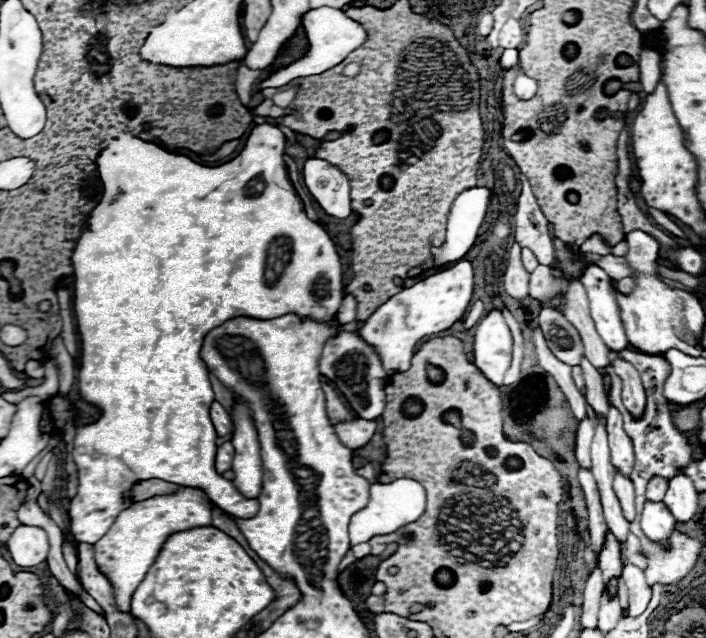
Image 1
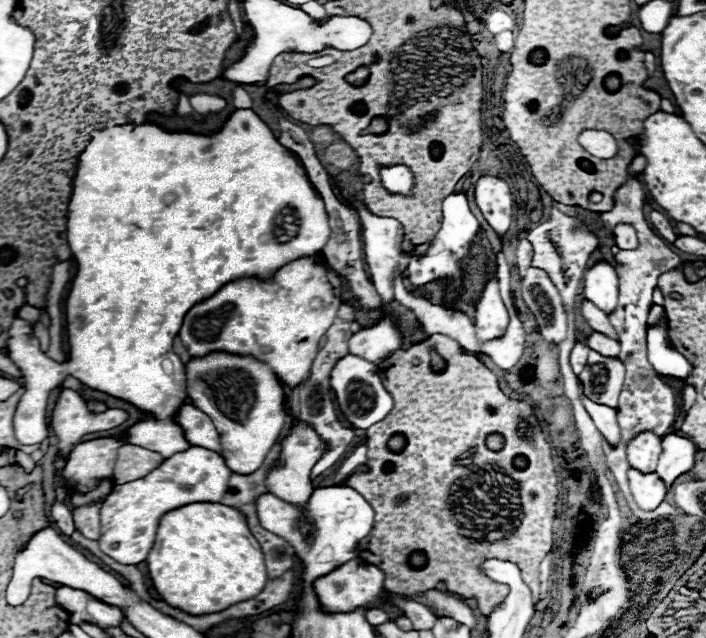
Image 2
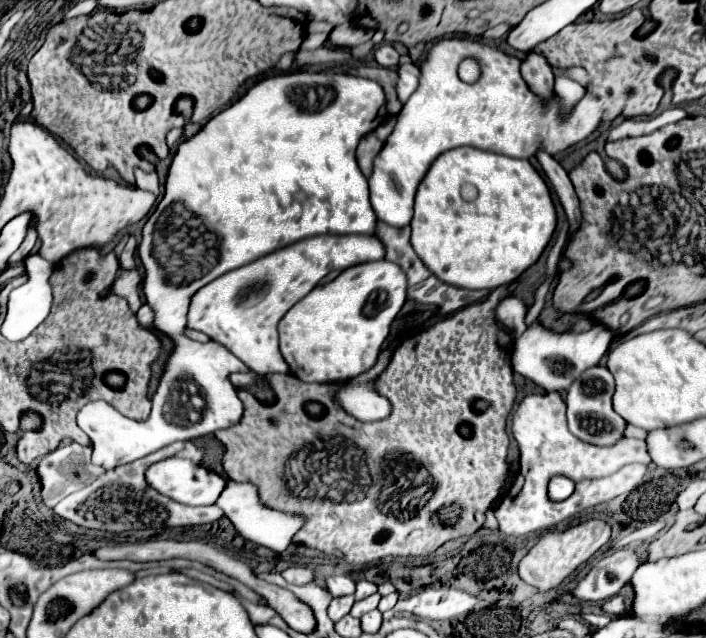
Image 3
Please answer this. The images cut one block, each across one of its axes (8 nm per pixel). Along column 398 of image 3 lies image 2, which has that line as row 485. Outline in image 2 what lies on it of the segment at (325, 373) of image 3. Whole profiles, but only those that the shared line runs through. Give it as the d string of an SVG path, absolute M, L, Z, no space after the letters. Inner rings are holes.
M298 424L292 434L282 442L282 466L270 470L268 478L266 478L266 486L270 490L270 494L290 502L290 504L296 504L296 506L304 506L312 494L312 484L310 484L310 468L314 466L314 462L322 456L324 452L324 442L316 436L316 432L310 428L310 426L304 426L304 424Z

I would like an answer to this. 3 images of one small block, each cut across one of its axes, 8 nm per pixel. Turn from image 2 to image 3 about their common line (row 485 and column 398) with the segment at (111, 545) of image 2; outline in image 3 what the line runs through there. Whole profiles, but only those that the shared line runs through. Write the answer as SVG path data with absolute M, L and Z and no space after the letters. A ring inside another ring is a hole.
M444 38L430 48L426 60L420 64L420 86L412 94L408 104L404 104L404 108L400 110L398 124L396 124L392 136L386 140L380 154L376 156L372 174L368 178L370 202L372 202L372 208L374 208L378 220L382 220L390 226L396 226L396 228L410 224L416 188L420 186L420 180L424 180L432 162L446 150L452 150L456 146L476 146L476 148L500 152L500 154L506 154L512 158L530 160L540 150L548 152L550 156L562 154L568 148L572 148L580 142L586 142L600 128L604 106L598 96L586 92L578 104L574 104L572 108L564 108L558 94L552 94L550 98L542 98L542 96L534 94L530 90L530 86L526 84L526 80L522 78L520 66L522 66L520 58L506 54L494 46L482 44L474 38ZM466 58L476 60L482 70L480 80L474 84L464 84L458 78L458 66Z

